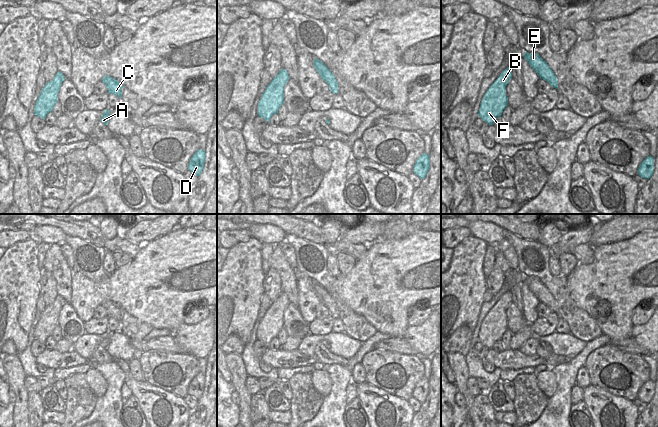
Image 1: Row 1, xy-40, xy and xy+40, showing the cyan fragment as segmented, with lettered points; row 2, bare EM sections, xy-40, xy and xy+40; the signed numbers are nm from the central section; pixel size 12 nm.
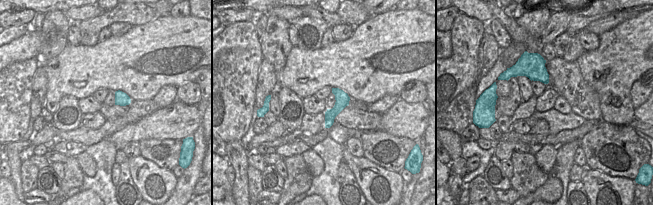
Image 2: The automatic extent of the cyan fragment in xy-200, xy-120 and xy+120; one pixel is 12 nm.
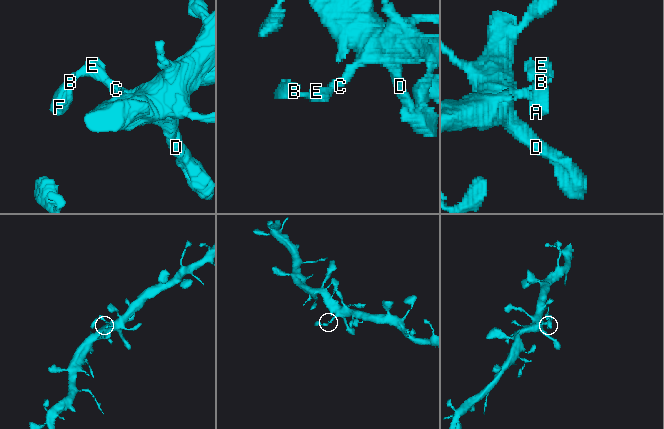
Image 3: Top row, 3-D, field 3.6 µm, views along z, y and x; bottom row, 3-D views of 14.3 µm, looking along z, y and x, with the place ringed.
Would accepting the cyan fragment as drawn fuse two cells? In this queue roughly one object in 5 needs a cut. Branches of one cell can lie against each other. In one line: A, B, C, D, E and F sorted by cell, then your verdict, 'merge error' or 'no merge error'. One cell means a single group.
groups A B C D E F; no merge error

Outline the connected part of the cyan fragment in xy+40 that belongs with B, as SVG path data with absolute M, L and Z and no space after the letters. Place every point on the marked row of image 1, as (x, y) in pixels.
M507 67L489 86L481 100L478 116L488 125L493 125L493 121L501 116L503 110L508 105L506 86L511 78L512 70L510 67Z

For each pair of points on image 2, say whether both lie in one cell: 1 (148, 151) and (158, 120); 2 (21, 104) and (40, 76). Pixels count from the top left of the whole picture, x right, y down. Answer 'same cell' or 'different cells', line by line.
1: different cells
2: different cells

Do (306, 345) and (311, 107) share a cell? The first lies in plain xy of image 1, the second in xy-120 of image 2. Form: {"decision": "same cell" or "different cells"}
{"decision": "different cells"}

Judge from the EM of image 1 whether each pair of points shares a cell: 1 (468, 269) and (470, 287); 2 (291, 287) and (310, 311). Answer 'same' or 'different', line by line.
1: same
2: different

